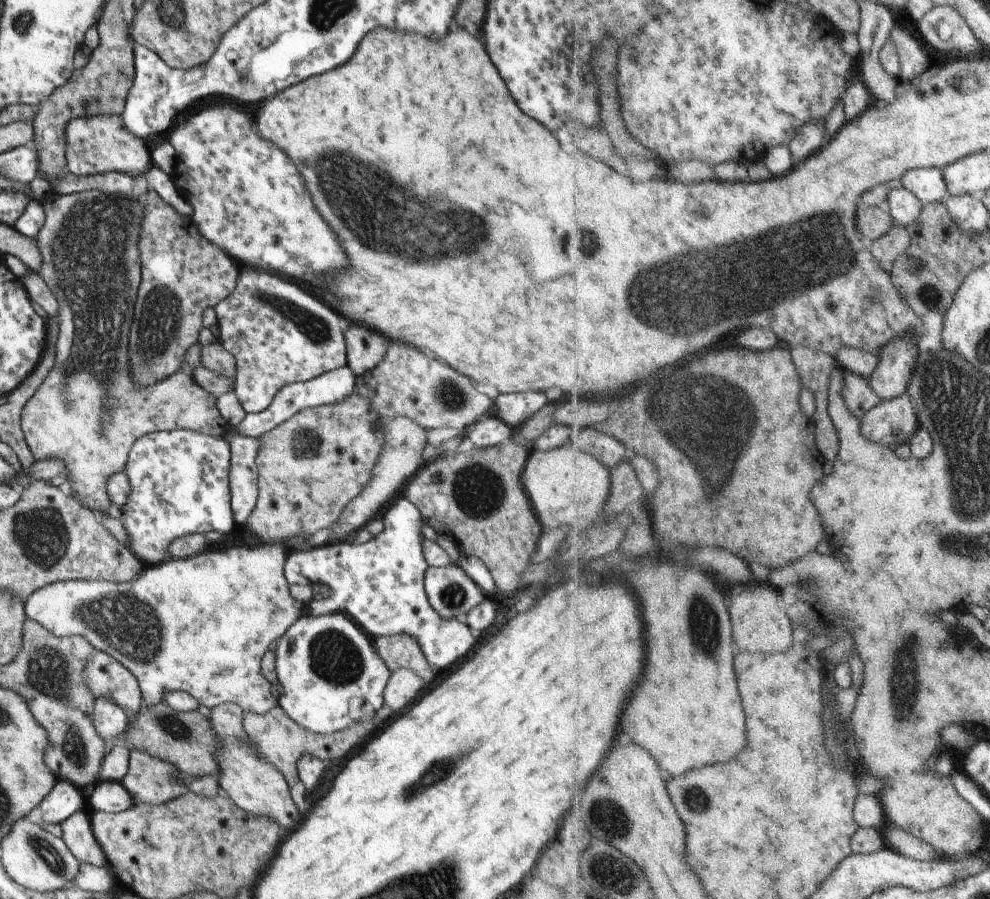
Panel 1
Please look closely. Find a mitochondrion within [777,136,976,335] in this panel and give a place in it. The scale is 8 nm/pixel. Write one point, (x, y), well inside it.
(928, 294)

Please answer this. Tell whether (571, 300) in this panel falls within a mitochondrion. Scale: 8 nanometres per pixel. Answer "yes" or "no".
no

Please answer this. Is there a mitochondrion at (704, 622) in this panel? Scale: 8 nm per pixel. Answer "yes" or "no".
yes

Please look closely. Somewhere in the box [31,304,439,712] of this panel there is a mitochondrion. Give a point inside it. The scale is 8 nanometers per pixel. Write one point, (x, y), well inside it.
(131, 626)

